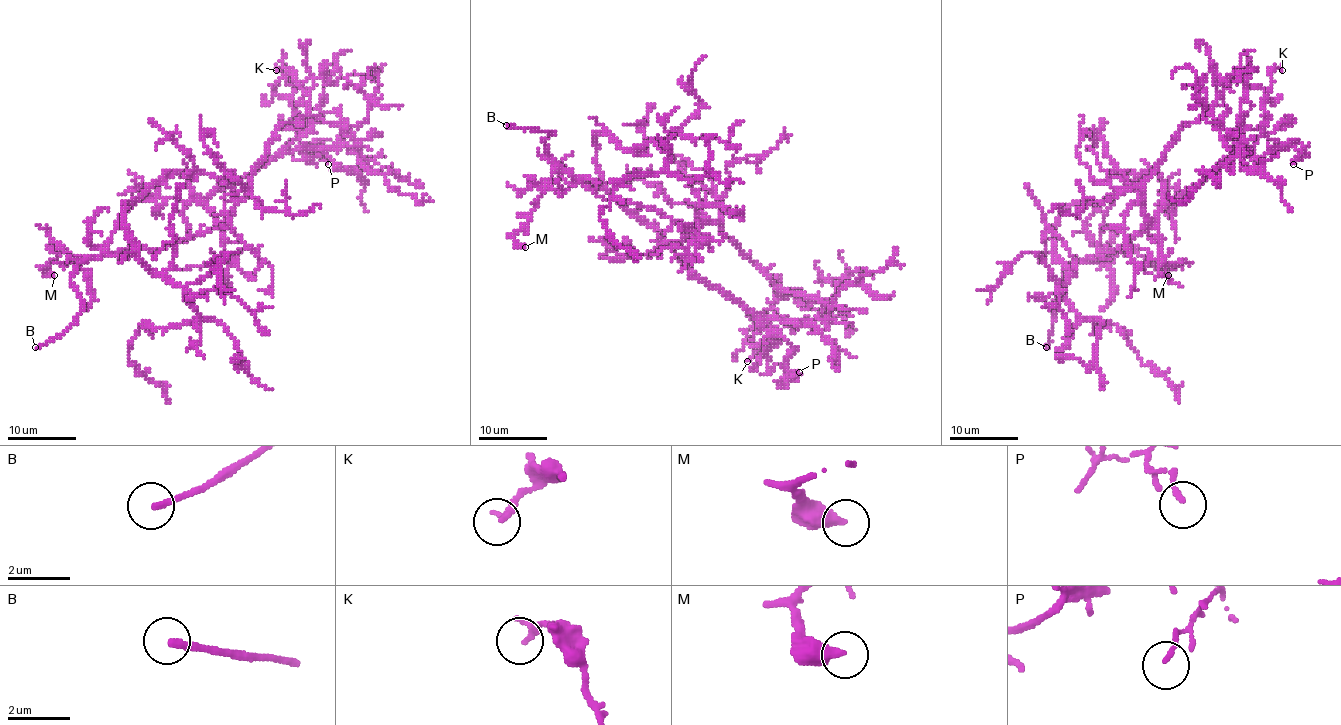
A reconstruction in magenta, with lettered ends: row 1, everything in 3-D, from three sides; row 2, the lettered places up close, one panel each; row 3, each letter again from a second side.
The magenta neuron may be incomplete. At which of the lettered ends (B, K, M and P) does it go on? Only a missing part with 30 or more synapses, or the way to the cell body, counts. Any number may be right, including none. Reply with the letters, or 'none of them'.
B

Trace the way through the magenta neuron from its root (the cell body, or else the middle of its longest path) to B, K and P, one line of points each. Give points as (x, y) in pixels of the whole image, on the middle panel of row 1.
B: (631, 213), (592, 182), (570, 175), (547, 153), (542, 141), (553, 132), (506, 125)
K: (631, 213), (640, 216), (696, 274), (732, 295), (770, 332), (773, 341), (763, 342), (765, 349), (747, 361)
P: (631, 213), (640, 216), (696, 274), (732, 295), (763, 327), (782, 336), (794, 348), (785, 384), (799, 372)

